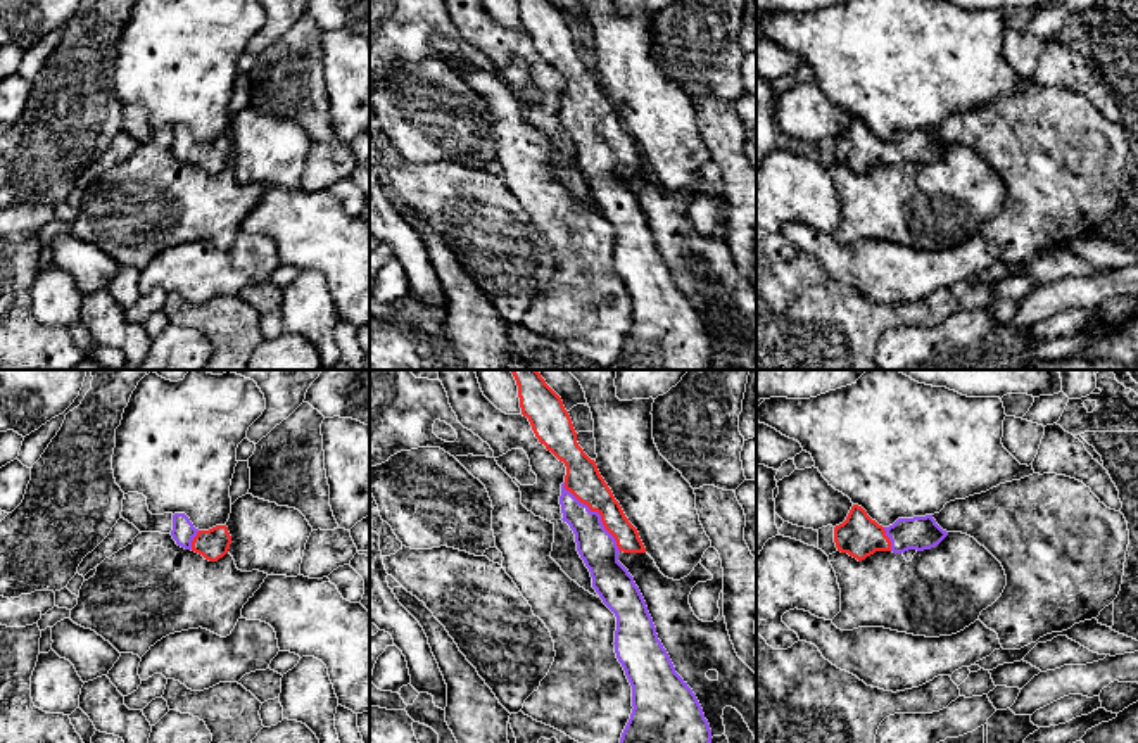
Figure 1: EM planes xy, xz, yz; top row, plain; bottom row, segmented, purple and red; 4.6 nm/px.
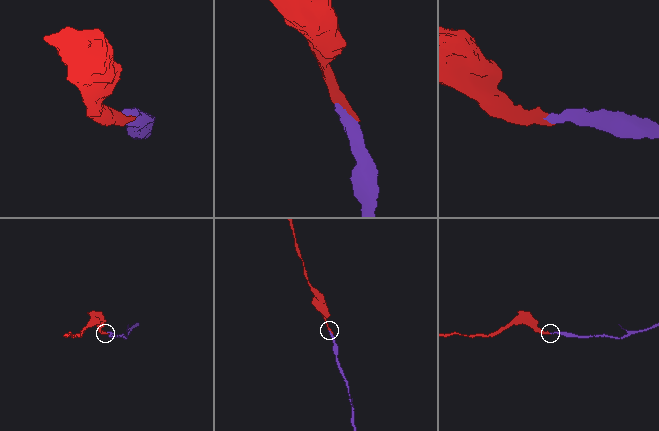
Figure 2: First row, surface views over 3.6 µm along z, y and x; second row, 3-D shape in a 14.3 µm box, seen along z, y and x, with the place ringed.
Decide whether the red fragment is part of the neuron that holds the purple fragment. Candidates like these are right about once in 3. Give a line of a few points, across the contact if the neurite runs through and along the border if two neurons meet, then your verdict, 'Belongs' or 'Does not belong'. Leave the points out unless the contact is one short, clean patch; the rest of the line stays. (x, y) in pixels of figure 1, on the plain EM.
Belongs

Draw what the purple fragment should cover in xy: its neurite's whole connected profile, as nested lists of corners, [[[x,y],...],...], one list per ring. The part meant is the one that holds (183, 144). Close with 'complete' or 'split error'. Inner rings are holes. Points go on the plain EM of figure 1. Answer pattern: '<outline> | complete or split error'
[[[185,126],[173,128],[171,149],[178,159],[192,162],[209,175],[218,175],[223,171],[231,157],[231,149],[226,138],[199,143]]] | split error

